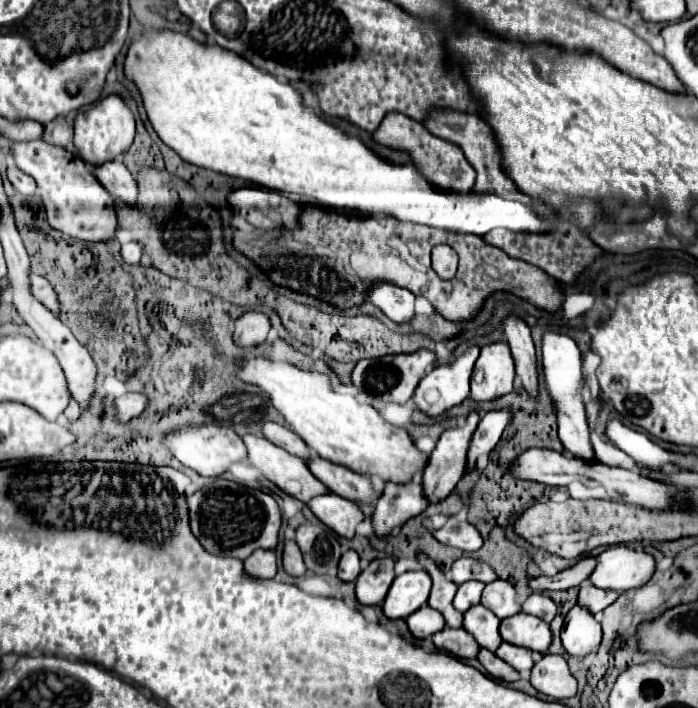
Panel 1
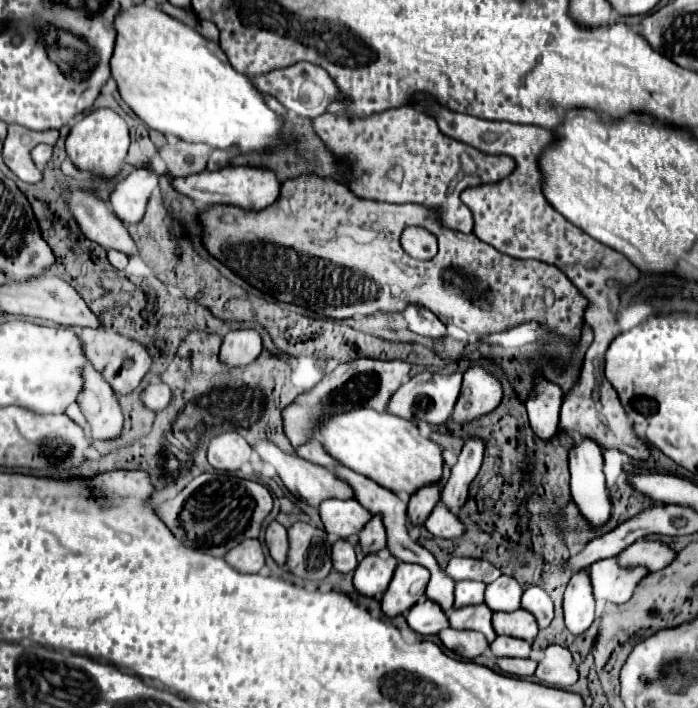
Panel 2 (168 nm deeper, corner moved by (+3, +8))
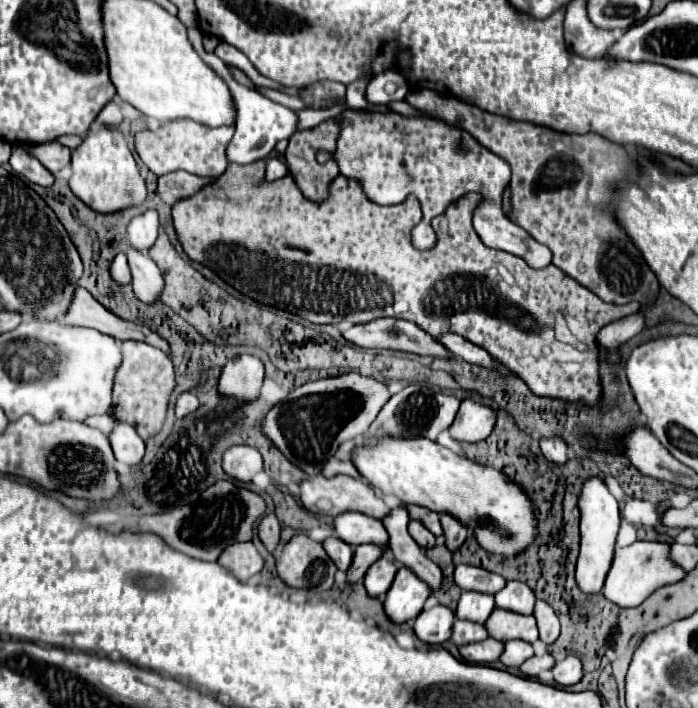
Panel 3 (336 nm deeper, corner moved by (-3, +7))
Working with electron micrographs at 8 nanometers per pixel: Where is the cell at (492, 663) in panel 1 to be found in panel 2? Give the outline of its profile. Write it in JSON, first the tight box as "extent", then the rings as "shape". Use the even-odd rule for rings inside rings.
{"extent":[496,658,538,676],"shape":[[[500,658],[496,664],[502,668],[502,672],[514,676],[532,676],[538,666],[538,662],[530,658]]]}

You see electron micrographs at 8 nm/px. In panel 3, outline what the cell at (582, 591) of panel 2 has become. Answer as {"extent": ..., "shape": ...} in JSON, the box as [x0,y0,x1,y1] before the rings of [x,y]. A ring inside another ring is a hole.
{"extent":[576,477,620,595],"shape":[[[588,477],[582,485],[582,491],[578,495],[578,509],[580,509],[580,557],[576,565],[576,583],[584,595],[596,595],[602,591],[604,577],[610,569],[616,535],[620,529],[620,511],[618,501],[606,487],[606,483],[600,477]]]}

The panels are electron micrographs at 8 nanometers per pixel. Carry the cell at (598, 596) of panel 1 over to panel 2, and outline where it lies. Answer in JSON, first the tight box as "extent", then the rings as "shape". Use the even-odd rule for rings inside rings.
{"extent":[588,556,650,604],"shape":[[[616,556],[594,562],[588,568],[588,572],[590,572],[594,598],[606,600],[612,604],[628,602],[638,582],[650,574],[650,570],[644,570],[644,566],[638,566],[638,568],[634,566],[632,570],[624,570],[624,566],[616,562]]]}

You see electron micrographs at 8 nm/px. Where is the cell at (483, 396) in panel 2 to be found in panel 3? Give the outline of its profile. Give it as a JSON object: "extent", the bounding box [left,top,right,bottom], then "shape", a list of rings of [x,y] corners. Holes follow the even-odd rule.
{"extent":[450,397,496,443],"shape":[[[470,397],[460,403],[458,415],[450,427],[450,435],[456,441],[478,443],[486,439],[496,425],[496,411]]]}

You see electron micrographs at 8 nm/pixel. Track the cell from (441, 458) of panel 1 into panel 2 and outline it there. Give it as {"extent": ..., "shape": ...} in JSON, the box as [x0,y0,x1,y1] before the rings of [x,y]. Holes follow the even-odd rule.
{"extent":[408,484,442,526],"shape":[[[442,484],[426,486],[426,488],[420,488],[410,498],[410,502],[408,502],[408,518],[410,518],[412,526],[422,526],[426,522],[428,514],[436,506],[436,502],[440,500],[440,490],[442,490]]]}

